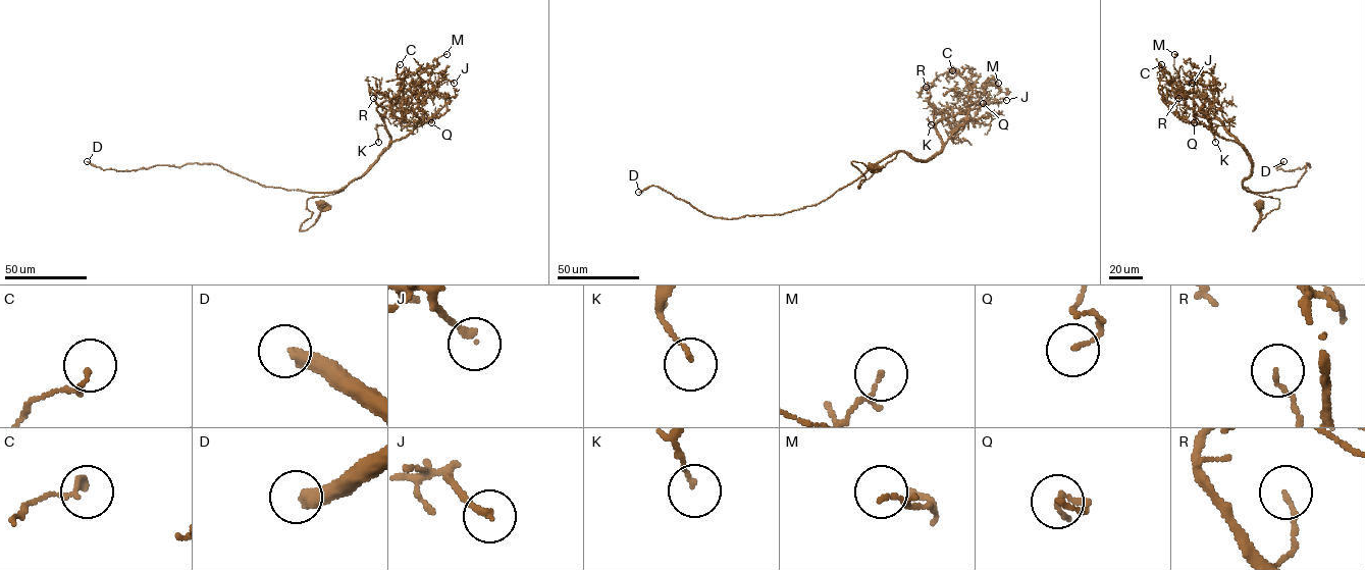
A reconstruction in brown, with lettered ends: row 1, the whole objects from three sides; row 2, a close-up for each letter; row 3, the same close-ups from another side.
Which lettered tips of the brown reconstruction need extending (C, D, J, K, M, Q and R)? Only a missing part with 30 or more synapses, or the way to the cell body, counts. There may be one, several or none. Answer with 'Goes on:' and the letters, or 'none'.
Goes on: D

